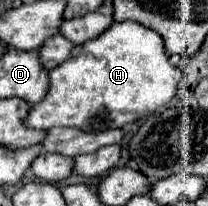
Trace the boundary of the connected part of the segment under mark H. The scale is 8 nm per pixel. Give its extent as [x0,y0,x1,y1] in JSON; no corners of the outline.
[27,22,183,132]

